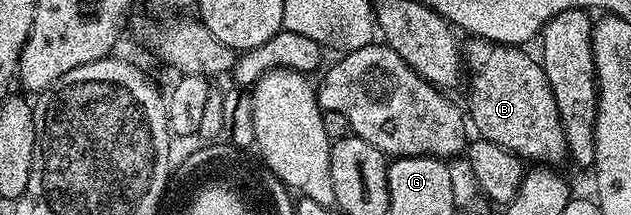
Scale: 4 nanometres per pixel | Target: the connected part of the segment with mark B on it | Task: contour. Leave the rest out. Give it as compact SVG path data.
M469 37L463 43L462 58L467 75L470 74L466 82L468 118L481 139L492 141L528 162L559 164L568 155L557 102L543 65L524 51L517 45L490 43L480 37Z

